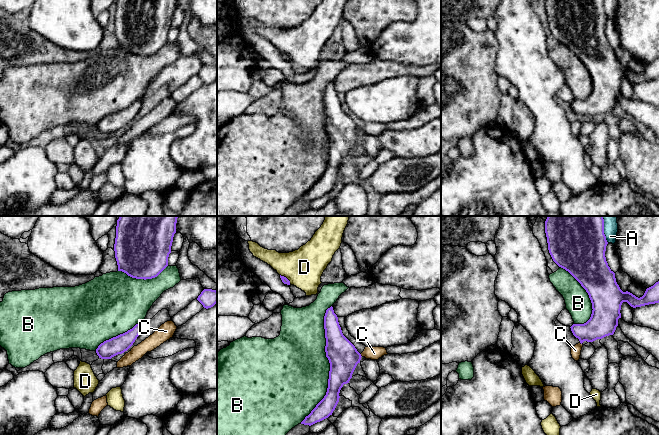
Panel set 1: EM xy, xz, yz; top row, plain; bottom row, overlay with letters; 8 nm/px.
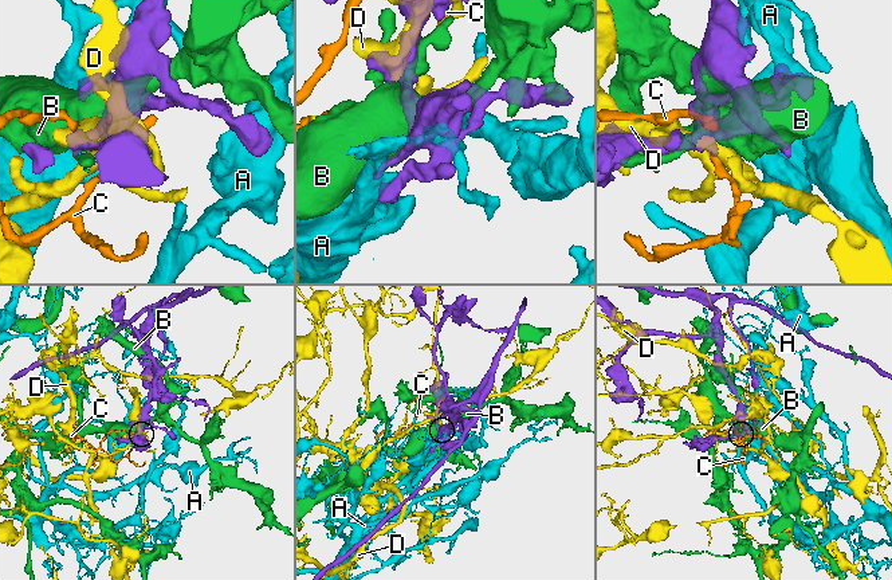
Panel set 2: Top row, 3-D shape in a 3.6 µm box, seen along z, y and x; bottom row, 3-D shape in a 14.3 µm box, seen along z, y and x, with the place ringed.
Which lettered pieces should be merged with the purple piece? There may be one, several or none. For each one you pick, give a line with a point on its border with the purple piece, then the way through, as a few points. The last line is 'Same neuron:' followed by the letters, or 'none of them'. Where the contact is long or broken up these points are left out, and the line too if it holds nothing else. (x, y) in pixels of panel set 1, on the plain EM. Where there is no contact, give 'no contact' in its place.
Same neuron: none of them

